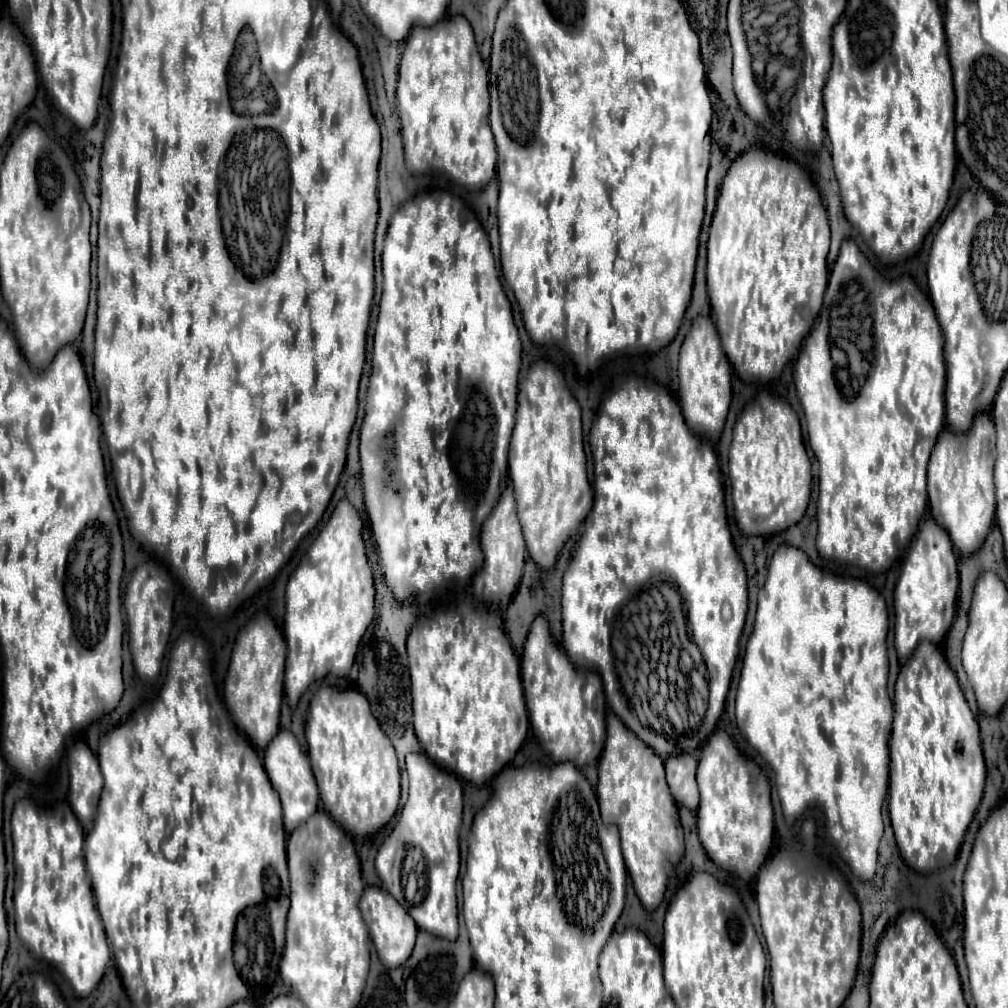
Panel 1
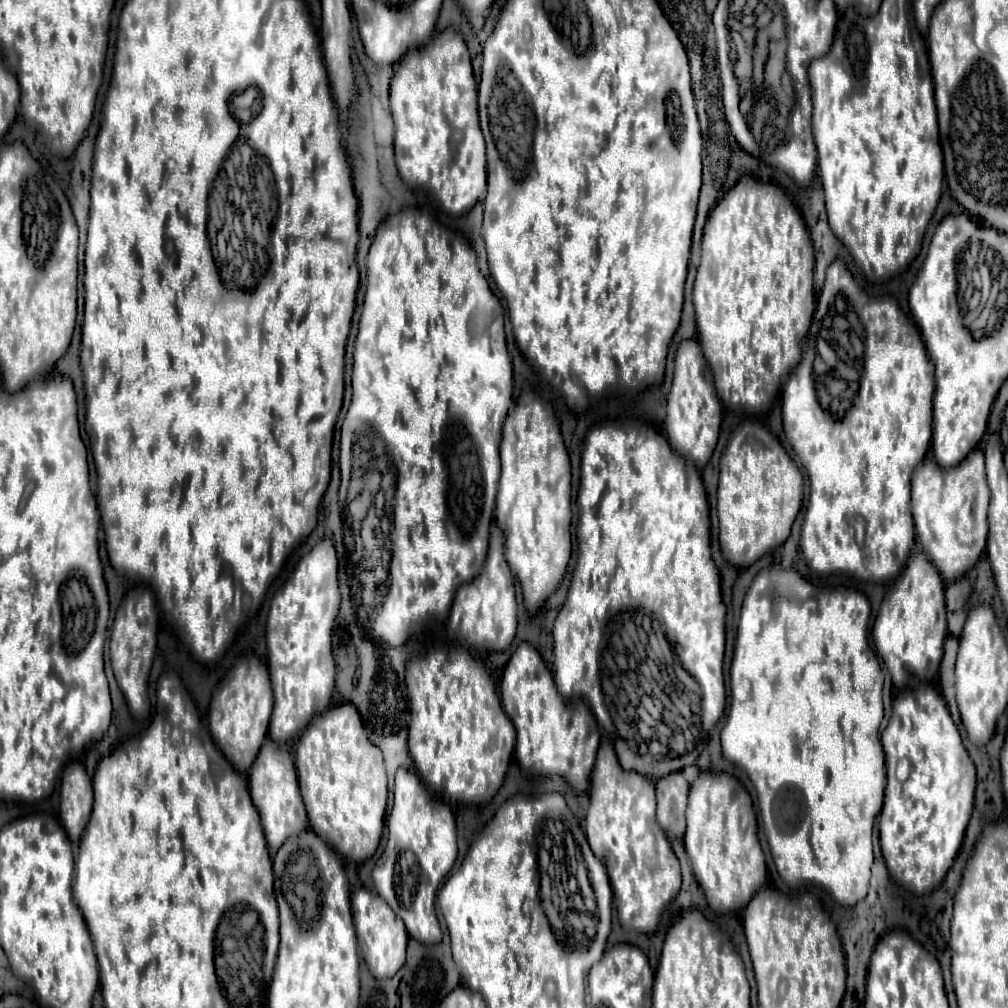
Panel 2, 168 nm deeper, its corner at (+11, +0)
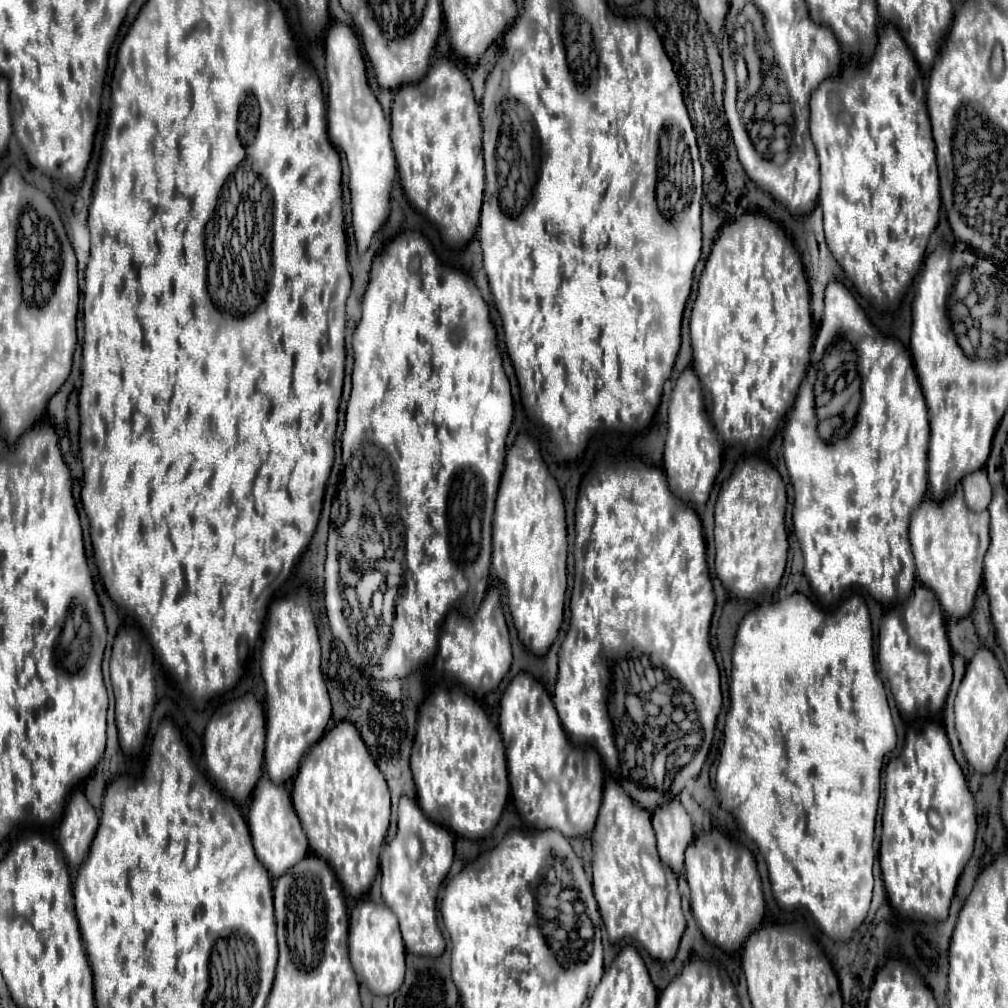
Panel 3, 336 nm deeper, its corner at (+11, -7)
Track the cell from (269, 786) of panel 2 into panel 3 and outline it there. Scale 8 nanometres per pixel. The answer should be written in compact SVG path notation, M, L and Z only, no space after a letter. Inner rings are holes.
M264 776L260 778L252 794L252 802L248 810L248 828L250 828L256 856L268 868L274 880L278 880L284 872L294 868L308 854L308 840L300 826L300 820L296 818L296 812L292 810L292 800L288 790L284 786L272 786L272 782L268 782L268 778Z

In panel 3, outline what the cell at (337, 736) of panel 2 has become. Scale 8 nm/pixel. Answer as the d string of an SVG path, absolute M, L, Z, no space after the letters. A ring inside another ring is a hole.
M340 722L312 746L294 780L292 804L310 850L332 866L350 898L368 894L378 872L378 854L390 826L390 790L352 722Z

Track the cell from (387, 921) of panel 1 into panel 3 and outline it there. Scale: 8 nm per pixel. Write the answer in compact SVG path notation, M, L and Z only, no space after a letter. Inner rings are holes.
M360 900L350 912L350 936L348 936L350 962L358 976L358 982L364 984L376 996L394 994L404 982L404 942L396 916L384 904L374 904L370 900Z

